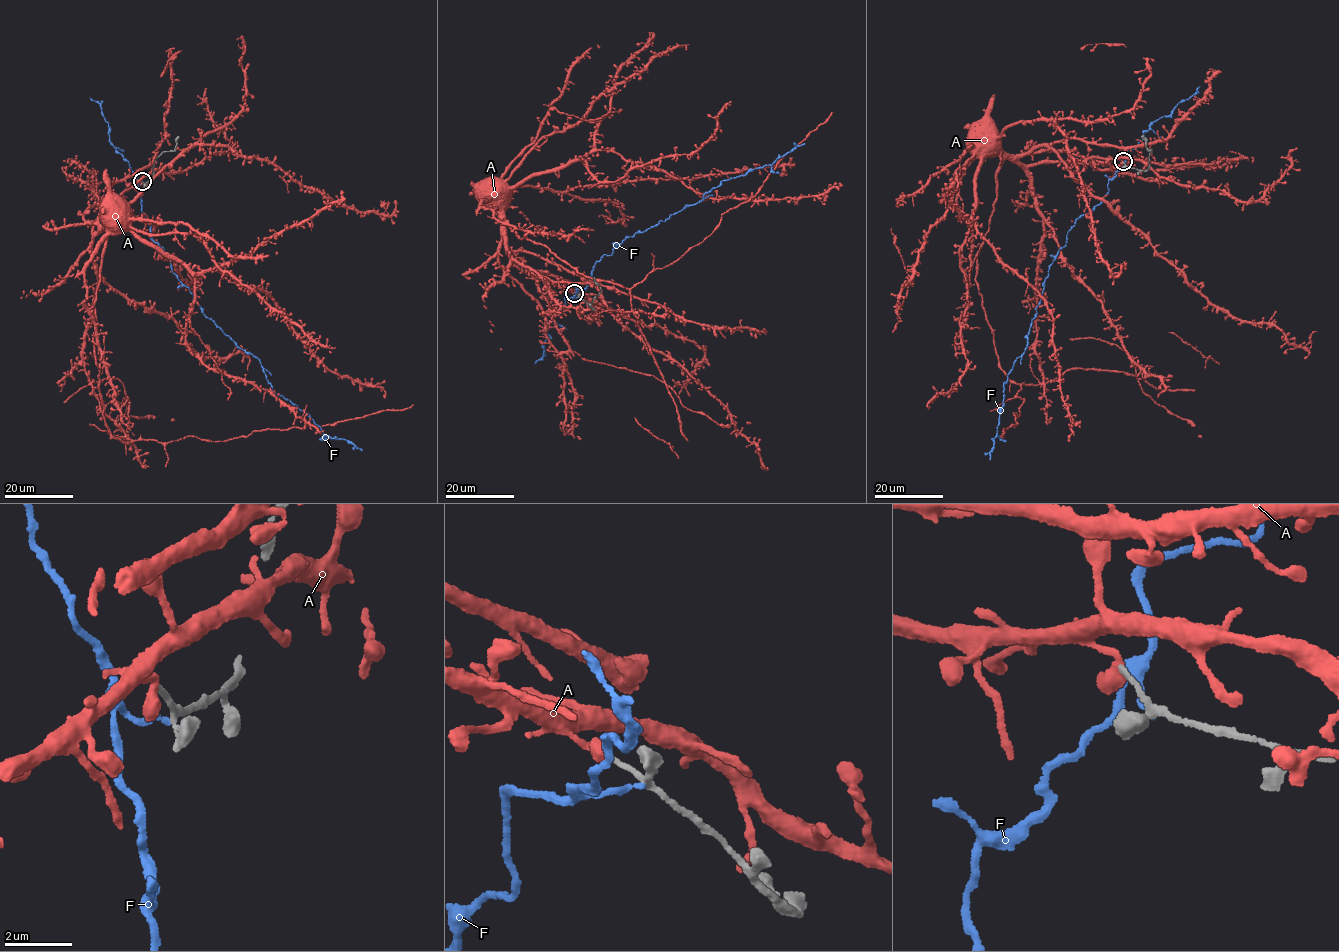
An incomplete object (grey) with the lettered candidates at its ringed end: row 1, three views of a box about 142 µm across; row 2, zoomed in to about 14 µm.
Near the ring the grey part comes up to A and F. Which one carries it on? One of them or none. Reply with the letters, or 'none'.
none

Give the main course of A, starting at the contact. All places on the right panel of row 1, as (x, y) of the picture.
A: (1123, 162), (1096, 156), (1081, 161), (1046, 160), (1019, 166), (998, 151), (983, 152)

